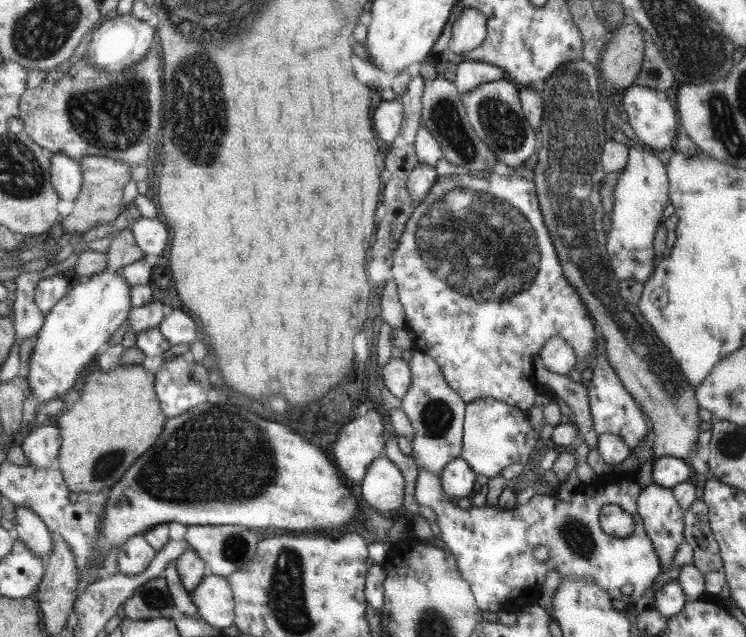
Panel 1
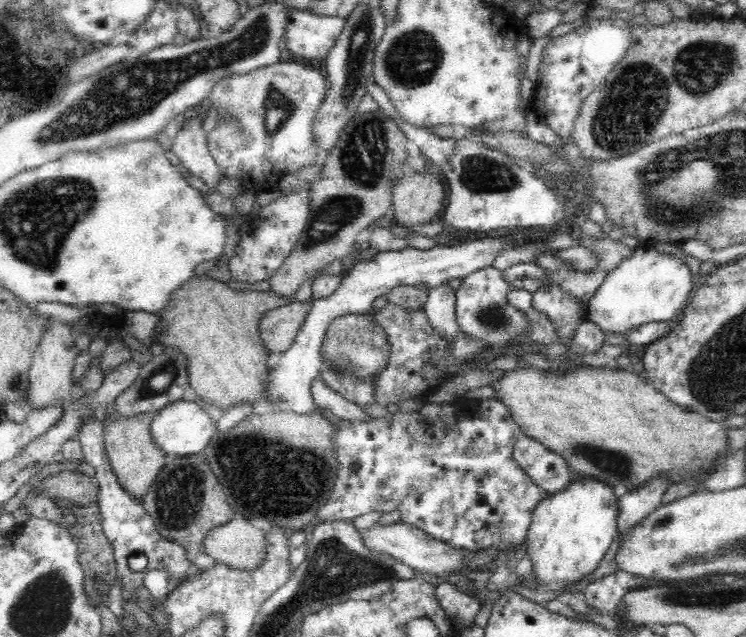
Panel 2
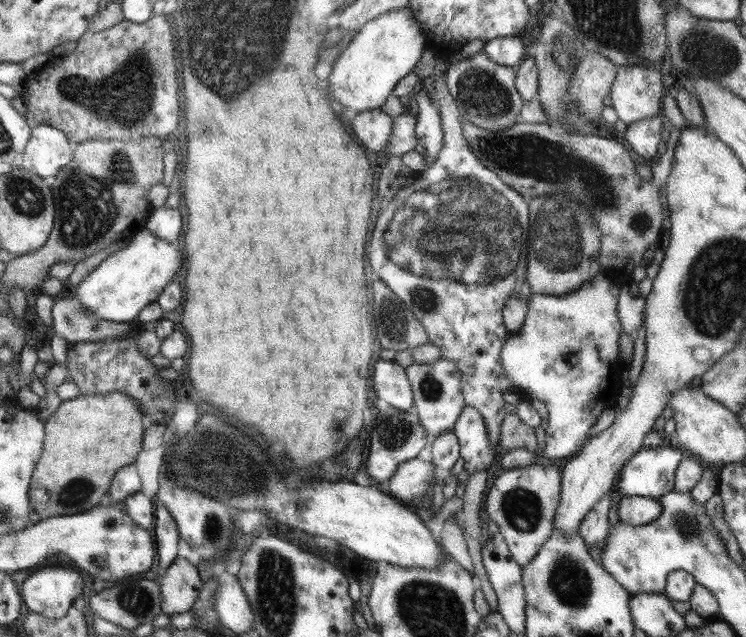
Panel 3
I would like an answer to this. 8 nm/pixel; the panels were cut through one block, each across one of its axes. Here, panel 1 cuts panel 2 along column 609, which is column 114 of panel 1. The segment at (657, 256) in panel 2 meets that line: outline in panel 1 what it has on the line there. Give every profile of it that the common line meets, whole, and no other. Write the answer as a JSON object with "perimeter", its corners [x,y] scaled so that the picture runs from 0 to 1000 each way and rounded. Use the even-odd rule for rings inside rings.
{"perimeter":[[[138,424],[119,433],[113,443],[99,447],[84,468],[80,468],[68,487],[59,495],[58,510],[48,524],[50,537],[36,568],[35,600],[44,628],[44,655],[55,666],[71,662],[72,656],[50,648],[50,637],[63,628],[75,628],[87,619],[103,597],[109,578],[142,545],[149,524],[173,499],[176,449],[158,425]]]}

